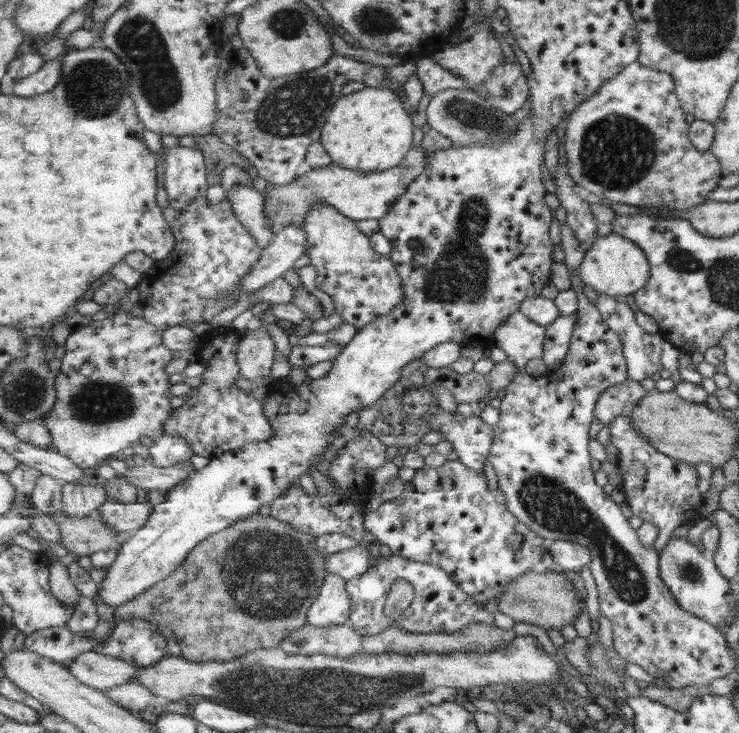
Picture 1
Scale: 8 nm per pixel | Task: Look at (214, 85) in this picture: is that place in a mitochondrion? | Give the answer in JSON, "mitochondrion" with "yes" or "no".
{"mitochondrion":"no"}

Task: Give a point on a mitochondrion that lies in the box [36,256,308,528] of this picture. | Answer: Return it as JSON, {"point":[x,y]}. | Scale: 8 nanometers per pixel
{"point":[96,402]}

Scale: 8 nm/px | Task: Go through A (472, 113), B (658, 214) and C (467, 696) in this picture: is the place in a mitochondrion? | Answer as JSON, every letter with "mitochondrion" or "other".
{"A":"mitochondrion","B":"other","C":"other"}

